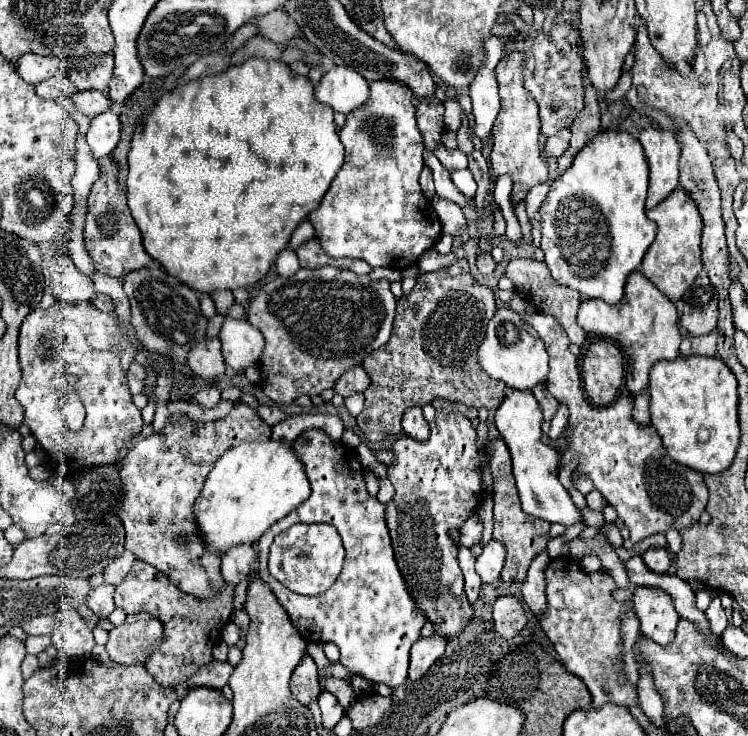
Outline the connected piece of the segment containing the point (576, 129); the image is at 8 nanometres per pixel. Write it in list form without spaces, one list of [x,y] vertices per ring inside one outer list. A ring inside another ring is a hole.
[[[586,80],[586,98],[584,98],[584,110],[582,114],[578,114],[578,118],[574,118],[574,126],[572,130],[572,138],[570,138],[570,146],[568,150],[558,158],[558,168],[556,168],[556,178],[560,178],[570,166],[574,156],[578,154],[578,150],[582,150],[582,146],[586,146],[600,130],[600,106],[594,94],[594,88],[590,86],[590,82]]]

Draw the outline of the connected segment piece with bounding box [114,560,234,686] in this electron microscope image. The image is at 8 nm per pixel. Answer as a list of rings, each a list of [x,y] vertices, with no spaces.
[[[136,560],[130,574],[114,590],[114,604],[126,614],[148,612],[164,626],[164,640],[158,650],[146,660],[146,670],[154,676],[160,686],[178,686],[200,666],[212,662],[212,648],[222,640],[222,628],[228,624],[232,614],[232,584],[224,584],[218,596],[210,600],[198,600],[184,594],[174,582],[156,566]]]

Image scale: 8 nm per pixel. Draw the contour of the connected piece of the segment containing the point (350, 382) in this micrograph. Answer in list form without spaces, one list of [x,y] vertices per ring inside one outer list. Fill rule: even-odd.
[[[356,364],[356,366],[352,366],[350,370],[346,370],[346,372],[342,374],[342,378],[334,384],[334,392],[342,394],[342,396],[346,398],[346,396],[352,396],[352,394],[356,394],[356,392],[364,392],[364,390],[368,388],[368,384],[370,384],[368,374],[364,372],[362,366]]]

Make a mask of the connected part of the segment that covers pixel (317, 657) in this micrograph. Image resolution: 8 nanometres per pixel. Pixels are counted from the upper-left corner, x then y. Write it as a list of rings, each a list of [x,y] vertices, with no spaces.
[[[310,642],[307,646],[307,653],[312,656],[318,669],[323,669],[332,664],[325,656],[322,644]]]

